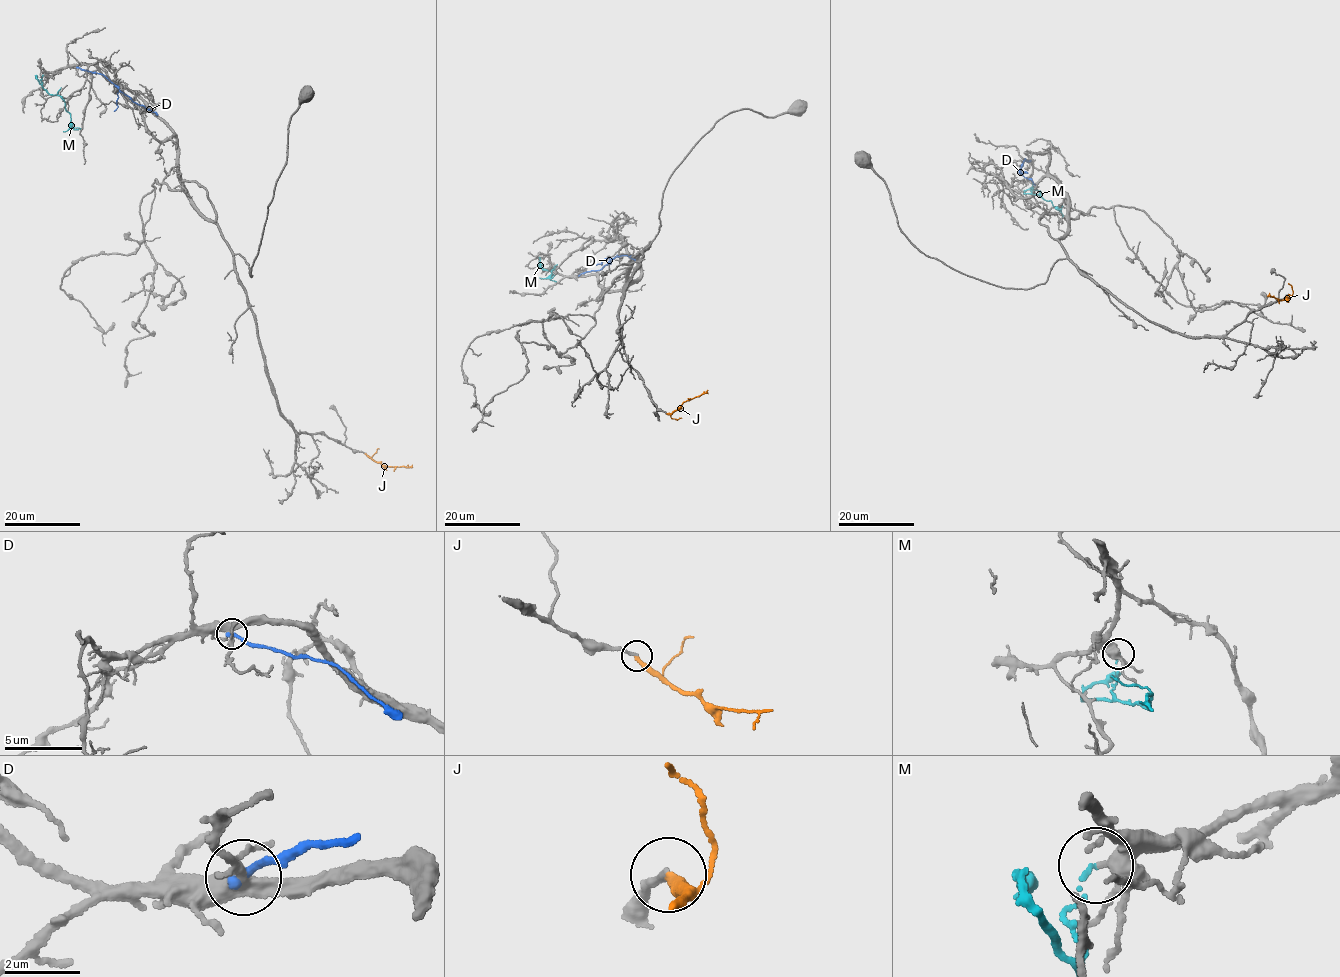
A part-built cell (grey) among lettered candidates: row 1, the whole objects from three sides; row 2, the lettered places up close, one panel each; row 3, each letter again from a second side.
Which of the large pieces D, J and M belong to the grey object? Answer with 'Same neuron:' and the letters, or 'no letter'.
Same neuron: J

